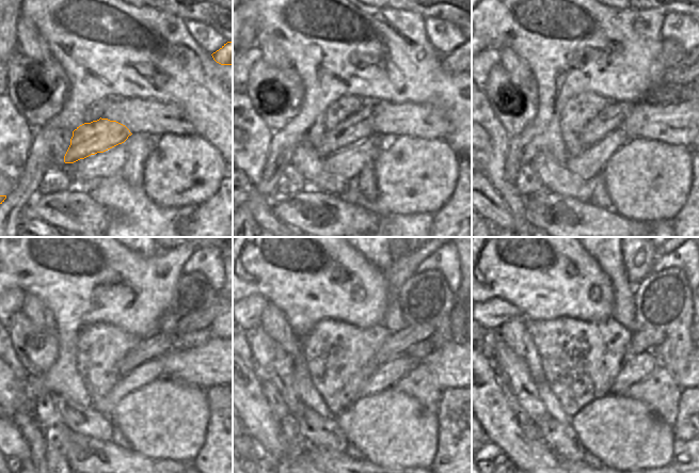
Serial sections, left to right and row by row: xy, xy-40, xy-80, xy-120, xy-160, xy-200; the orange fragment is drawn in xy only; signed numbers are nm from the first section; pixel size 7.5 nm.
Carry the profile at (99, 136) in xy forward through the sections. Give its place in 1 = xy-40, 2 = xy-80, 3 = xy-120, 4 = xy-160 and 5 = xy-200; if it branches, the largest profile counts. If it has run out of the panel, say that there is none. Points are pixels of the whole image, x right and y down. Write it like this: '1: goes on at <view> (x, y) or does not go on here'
1: goes on at xy-40 (358, 127)
2: goes on at xy-80 (609, 119)
3: goes on at xy-120 (170, 337)
4: goes on at xy-160 (412, 333)
5: goes on at xy-200 (641, 342)

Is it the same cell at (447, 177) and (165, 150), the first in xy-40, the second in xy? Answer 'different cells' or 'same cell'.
same cell

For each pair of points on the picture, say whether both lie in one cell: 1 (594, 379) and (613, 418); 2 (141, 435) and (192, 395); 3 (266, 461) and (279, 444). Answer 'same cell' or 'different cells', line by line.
1: different cells
2: same cell
3: different cells

